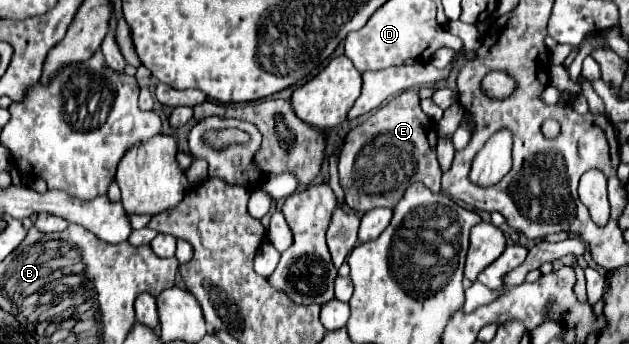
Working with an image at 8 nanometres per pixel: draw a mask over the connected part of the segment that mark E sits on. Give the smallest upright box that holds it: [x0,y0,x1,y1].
[338,90,442,212]

